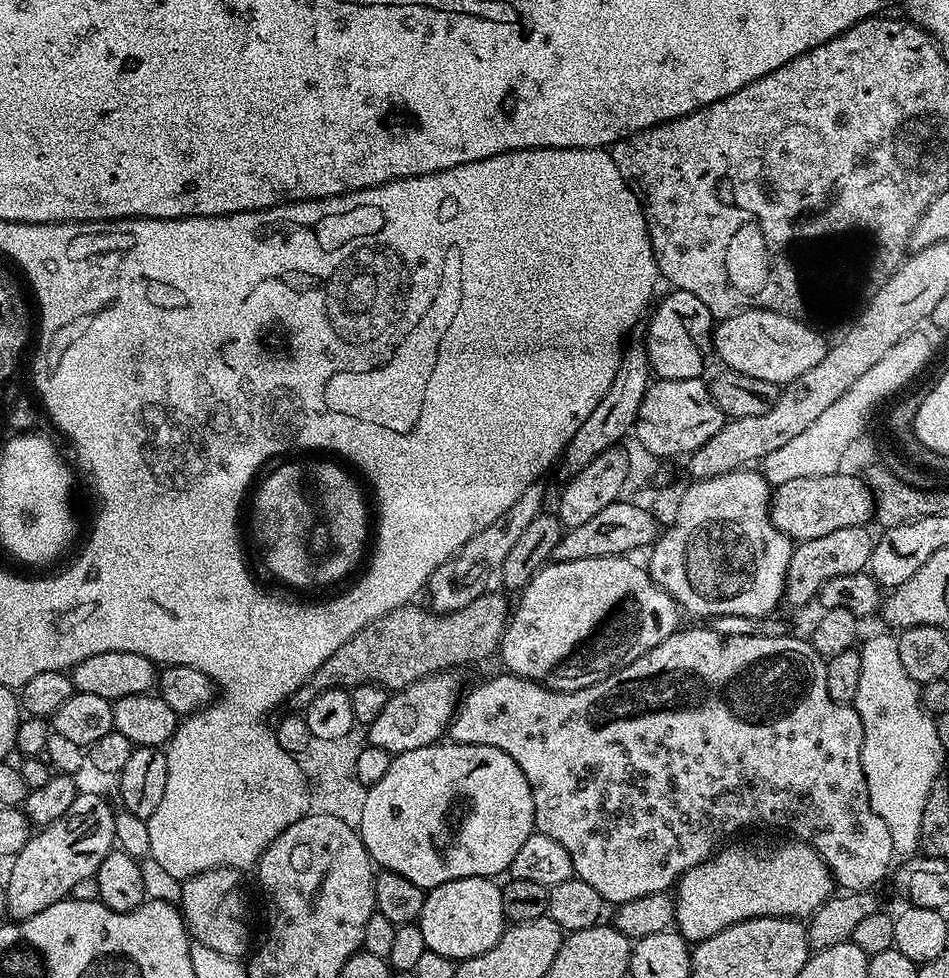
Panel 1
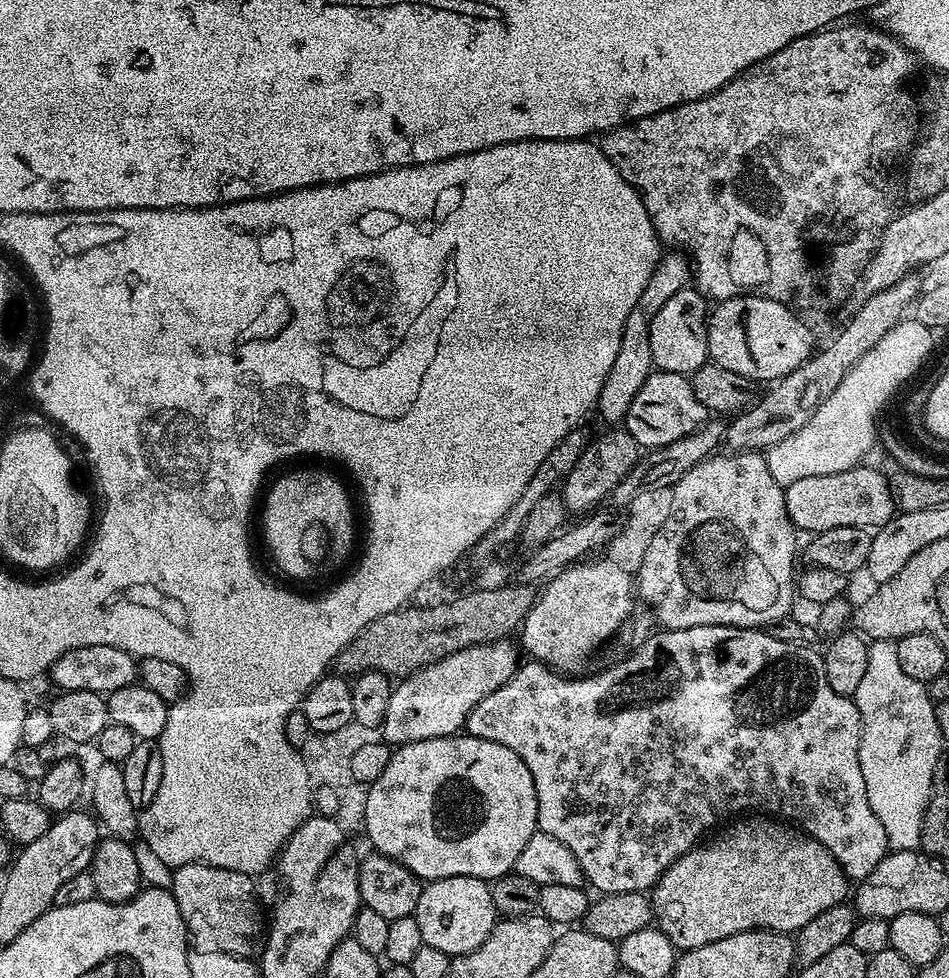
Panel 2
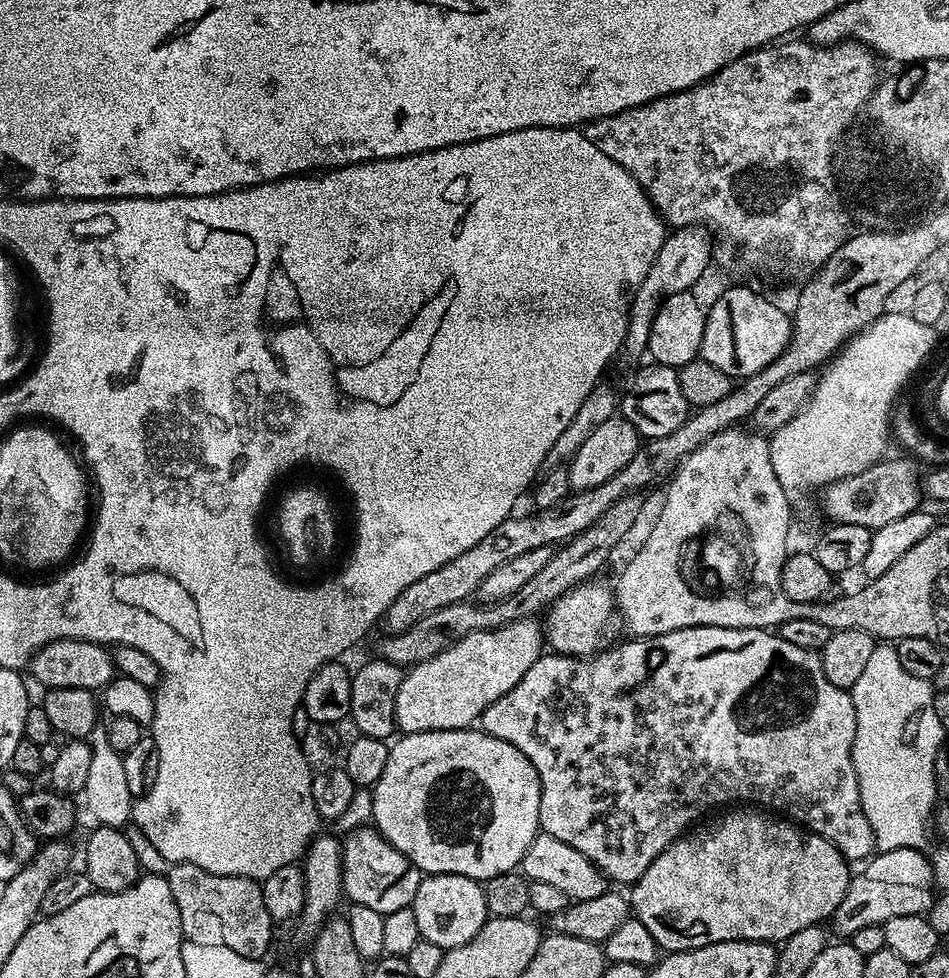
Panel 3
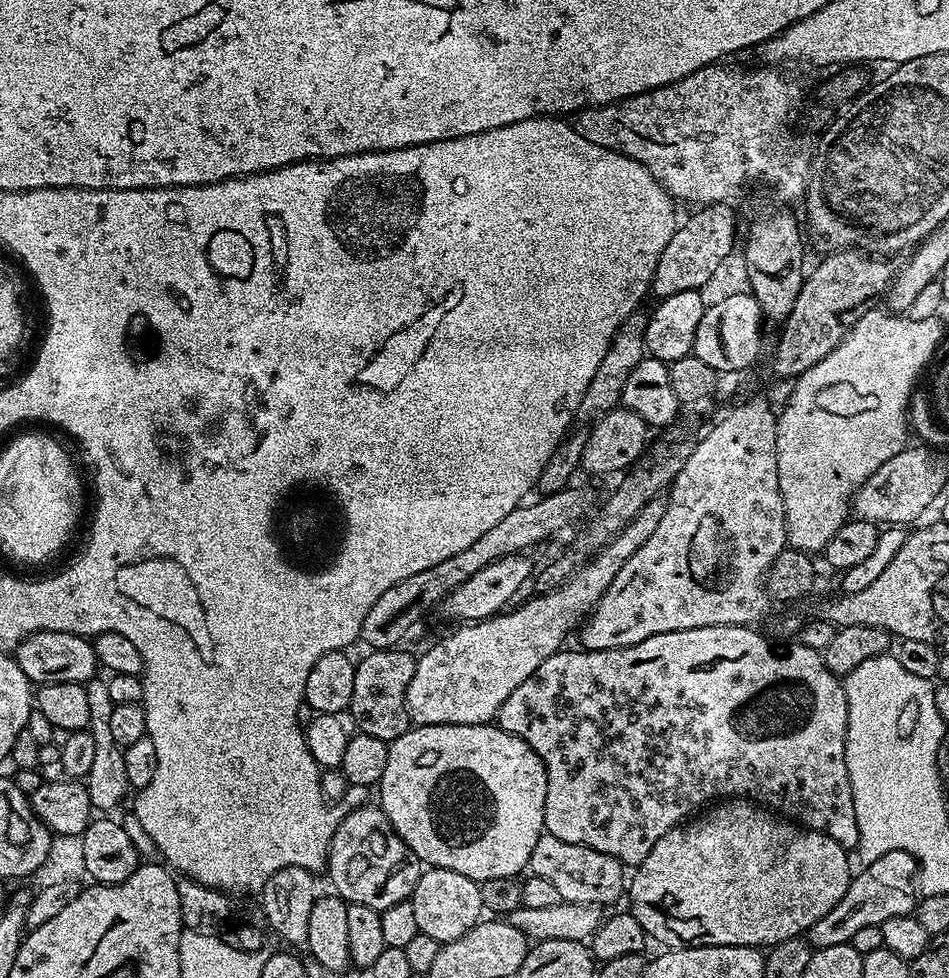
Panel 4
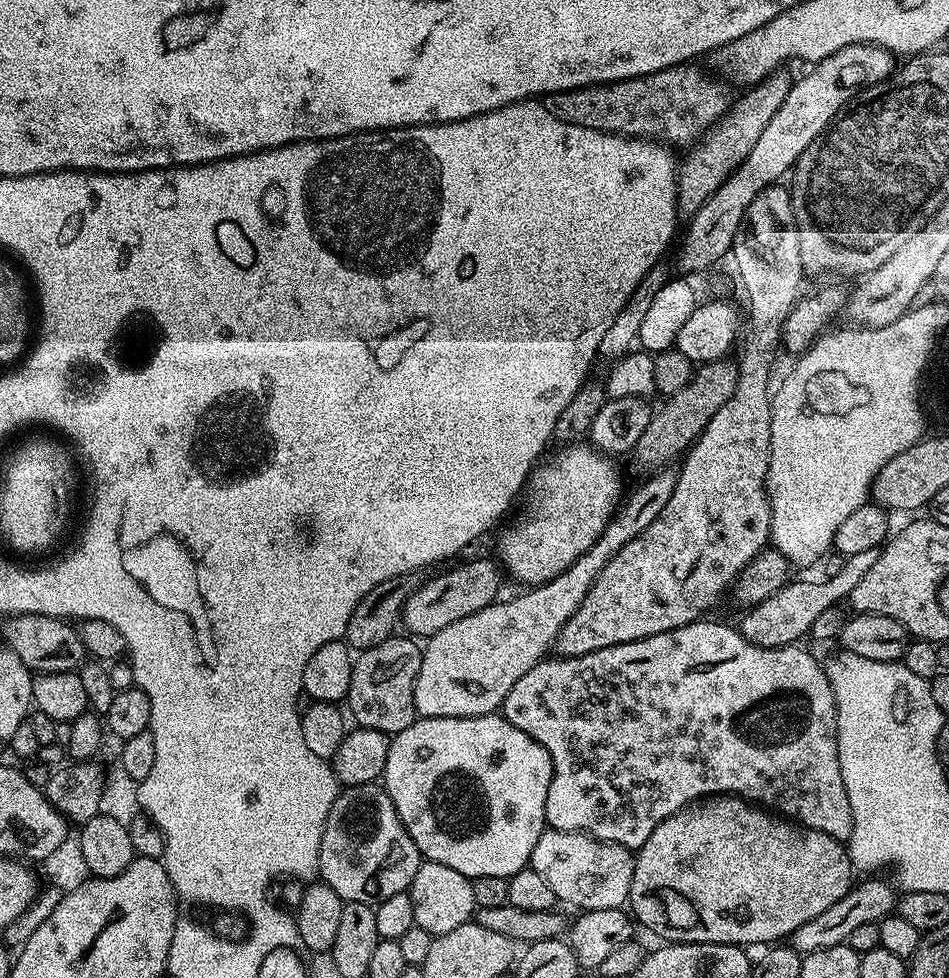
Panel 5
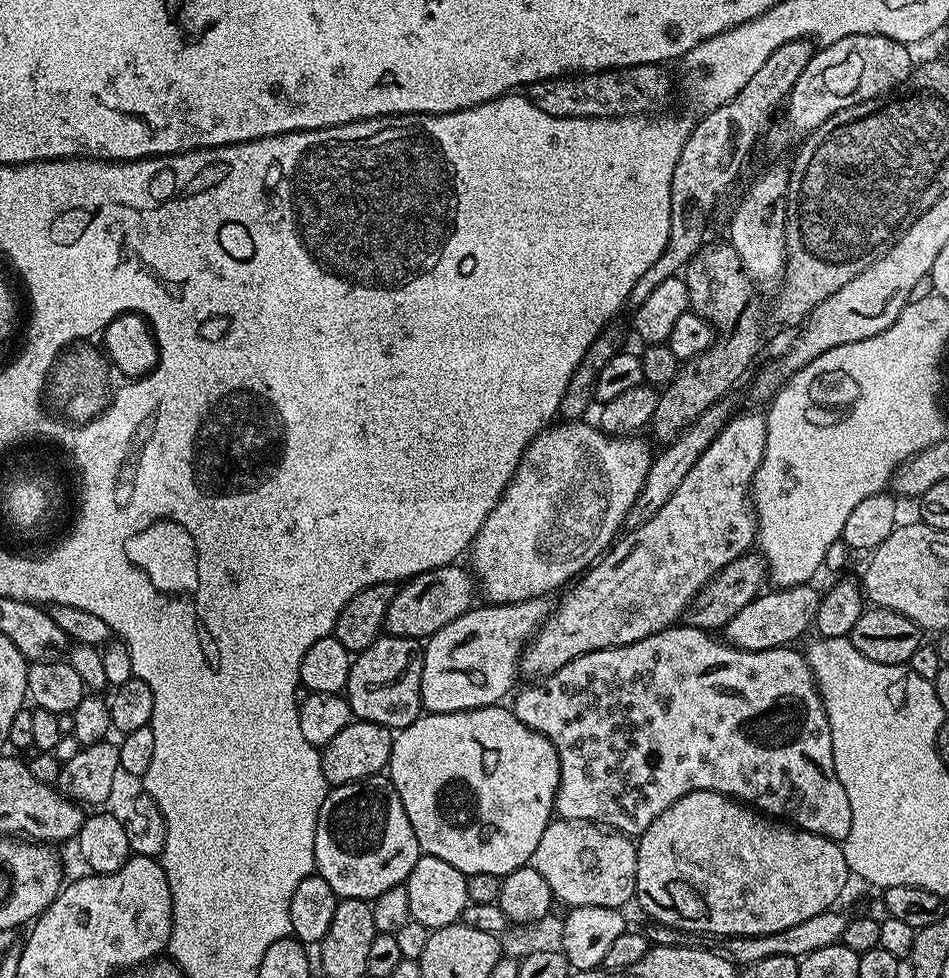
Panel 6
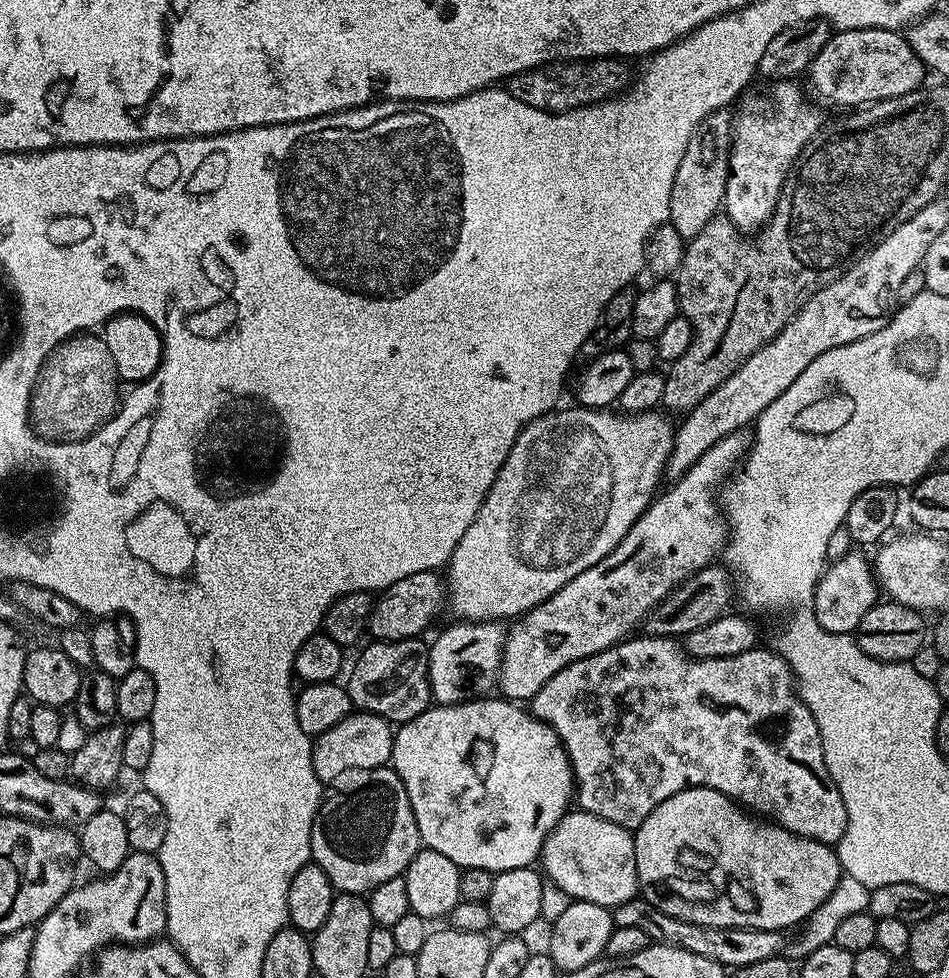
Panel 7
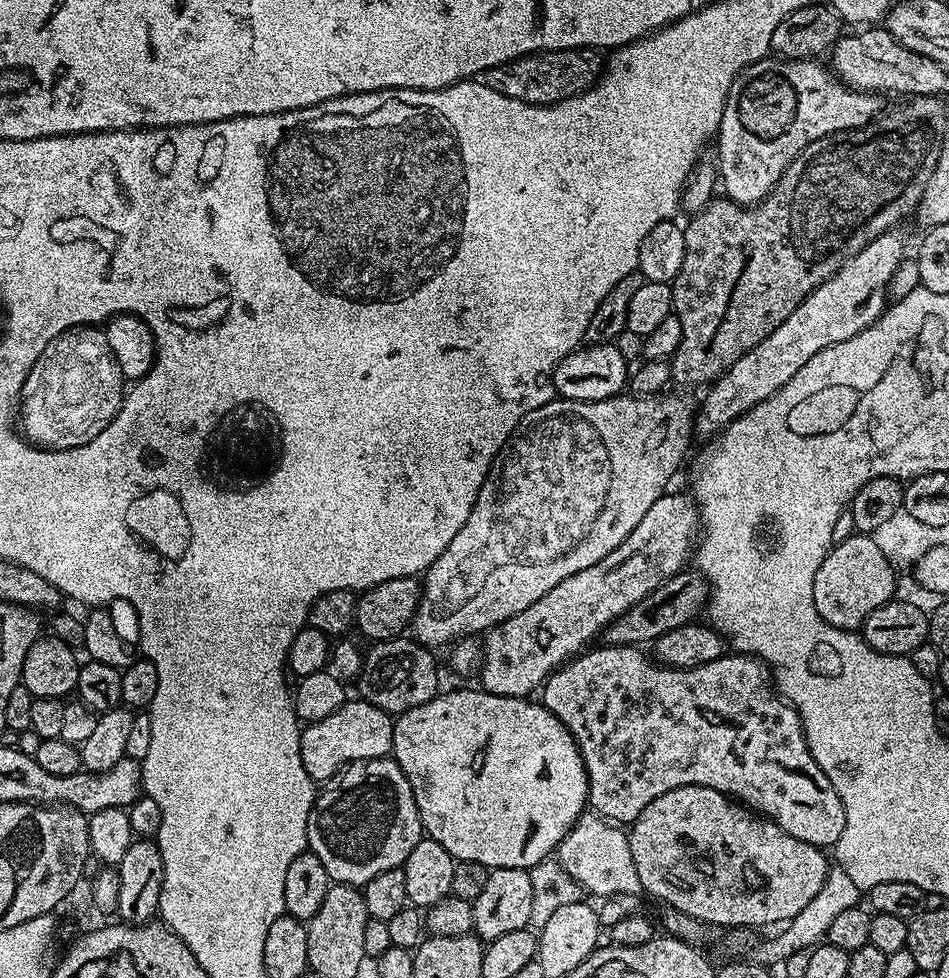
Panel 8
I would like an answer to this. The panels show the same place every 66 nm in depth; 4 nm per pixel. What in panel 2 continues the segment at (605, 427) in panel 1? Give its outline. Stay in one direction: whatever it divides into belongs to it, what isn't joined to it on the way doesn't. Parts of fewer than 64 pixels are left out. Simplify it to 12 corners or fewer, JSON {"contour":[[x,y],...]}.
{"contour":[[665,251],[642,298],[634,302],[595,415],[623,421],[654,370],[650,322],[693,265]]}

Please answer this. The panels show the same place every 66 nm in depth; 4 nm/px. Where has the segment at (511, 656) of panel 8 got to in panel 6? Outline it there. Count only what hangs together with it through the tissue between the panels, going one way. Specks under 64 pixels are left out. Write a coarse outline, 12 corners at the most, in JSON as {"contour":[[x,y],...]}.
{"contour":[[737,411],[650,522],[520,653],[543,678],[673,627],[753,547],[763,411]]}

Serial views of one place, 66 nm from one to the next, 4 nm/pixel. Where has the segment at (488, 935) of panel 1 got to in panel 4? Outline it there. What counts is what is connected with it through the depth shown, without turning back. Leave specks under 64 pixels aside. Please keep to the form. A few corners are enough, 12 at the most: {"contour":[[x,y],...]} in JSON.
{"contour":[[421,871],[410,899],[418,930],[462,938],[484,912],[479,883]]}

